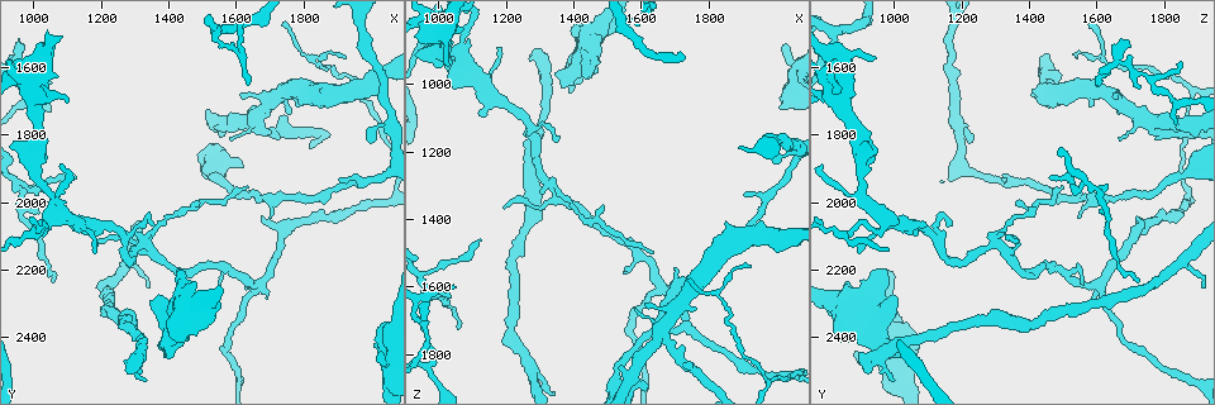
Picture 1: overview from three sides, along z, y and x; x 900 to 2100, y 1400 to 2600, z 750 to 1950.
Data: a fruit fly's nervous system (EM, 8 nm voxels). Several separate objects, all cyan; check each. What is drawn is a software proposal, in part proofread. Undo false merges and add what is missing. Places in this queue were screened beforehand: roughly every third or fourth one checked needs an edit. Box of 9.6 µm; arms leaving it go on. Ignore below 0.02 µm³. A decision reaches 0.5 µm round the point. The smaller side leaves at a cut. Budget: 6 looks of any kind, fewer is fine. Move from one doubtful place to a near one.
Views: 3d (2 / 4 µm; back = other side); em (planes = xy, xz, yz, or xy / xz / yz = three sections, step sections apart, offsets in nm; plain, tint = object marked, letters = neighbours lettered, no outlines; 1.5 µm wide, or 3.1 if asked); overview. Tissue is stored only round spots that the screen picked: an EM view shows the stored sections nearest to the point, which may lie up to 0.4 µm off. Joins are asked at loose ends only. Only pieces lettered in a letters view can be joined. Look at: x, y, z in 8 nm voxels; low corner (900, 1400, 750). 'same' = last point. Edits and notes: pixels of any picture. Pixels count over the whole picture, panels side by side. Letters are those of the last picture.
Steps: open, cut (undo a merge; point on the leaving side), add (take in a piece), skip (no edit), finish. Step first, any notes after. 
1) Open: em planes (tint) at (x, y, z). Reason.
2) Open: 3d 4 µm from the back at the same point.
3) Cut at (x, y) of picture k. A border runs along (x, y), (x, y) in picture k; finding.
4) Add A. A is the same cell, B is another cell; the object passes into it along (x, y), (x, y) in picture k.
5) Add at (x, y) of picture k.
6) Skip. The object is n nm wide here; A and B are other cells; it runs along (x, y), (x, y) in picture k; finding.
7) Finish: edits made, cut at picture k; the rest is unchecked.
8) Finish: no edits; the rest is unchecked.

Open: 3d 4 µm at (1040, 1570, 940). Branch stops here.

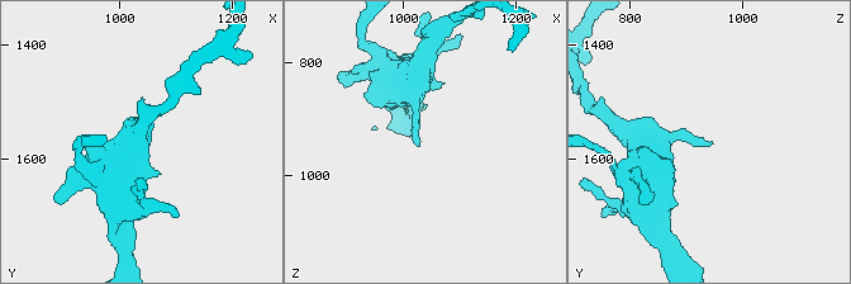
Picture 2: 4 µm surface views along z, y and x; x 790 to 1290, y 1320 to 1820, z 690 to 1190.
Open: em planes (letters) at (1030, 1575, 945). Need the tissue.

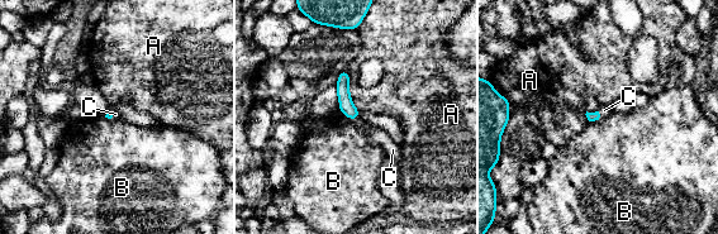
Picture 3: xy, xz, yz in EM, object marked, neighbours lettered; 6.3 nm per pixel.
Add C. C is the same cell, A and B are other cells; the object passes into it along (592, 116), (599, 115), (604, 110) in picture 3; the neuron continues.

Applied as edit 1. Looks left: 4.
Open: em xy step 8 (tint) at (1280, 2170, 1170). Sharp bend.

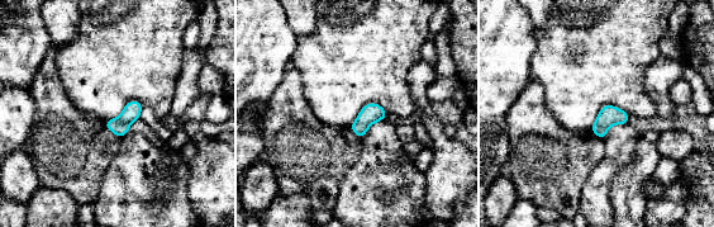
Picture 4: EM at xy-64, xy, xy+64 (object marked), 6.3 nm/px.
Open: em planes (tint) at the same point. Another direction.

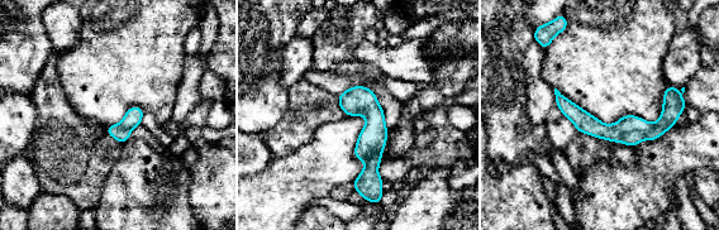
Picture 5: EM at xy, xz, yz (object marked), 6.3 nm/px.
Open: em planes (letters) at the same point.

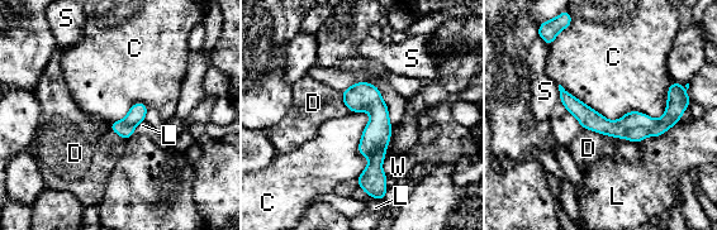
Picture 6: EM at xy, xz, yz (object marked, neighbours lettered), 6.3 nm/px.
Skip. The longest contact is with C, 750 nm; C, D, L, S and W are other cells; all the same neuron.

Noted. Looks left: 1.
Finish: edits made, add at picture 3; the rest is unchecked.

